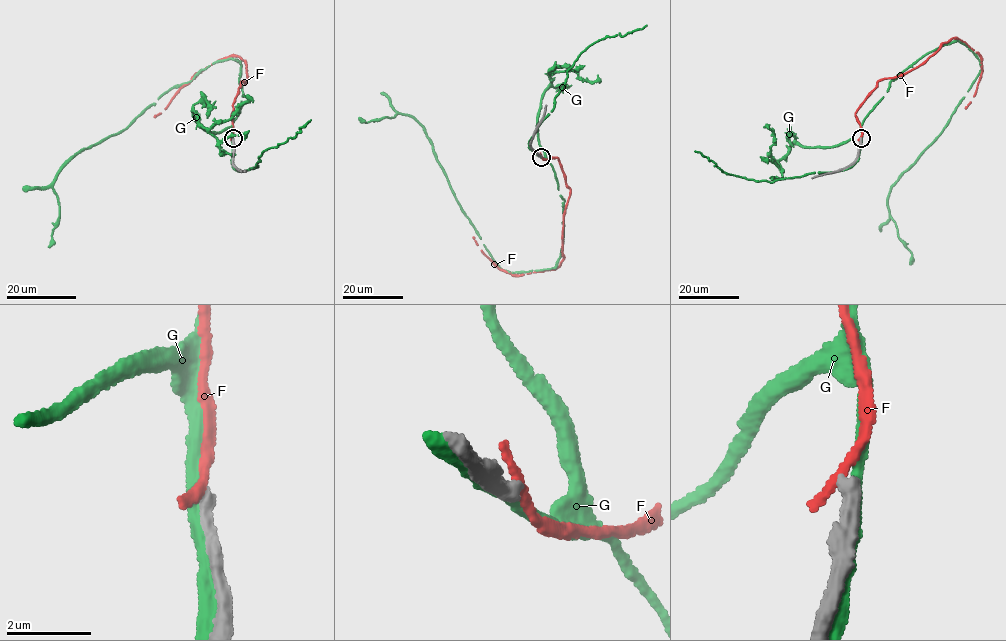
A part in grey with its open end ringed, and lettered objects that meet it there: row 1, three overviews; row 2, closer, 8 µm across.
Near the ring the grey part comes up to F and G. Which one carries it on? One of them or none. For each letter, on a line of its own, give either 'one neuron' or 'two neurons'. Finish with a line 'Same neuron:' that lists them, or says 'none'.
F: two neurons
G: two neurons
Same neuron: none

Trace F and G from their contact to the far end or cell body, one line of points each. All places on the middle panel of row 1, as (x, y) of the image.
F: (541, 156), (558, 158), (570, 189), (558, 267), (520, 275), (504, 272), (473, 237)
G: (538, 155), (565, 200), (561, 251), (552, 268), (506, 271), (456, 199), (424, 128), (398, 113), (359, 117)

